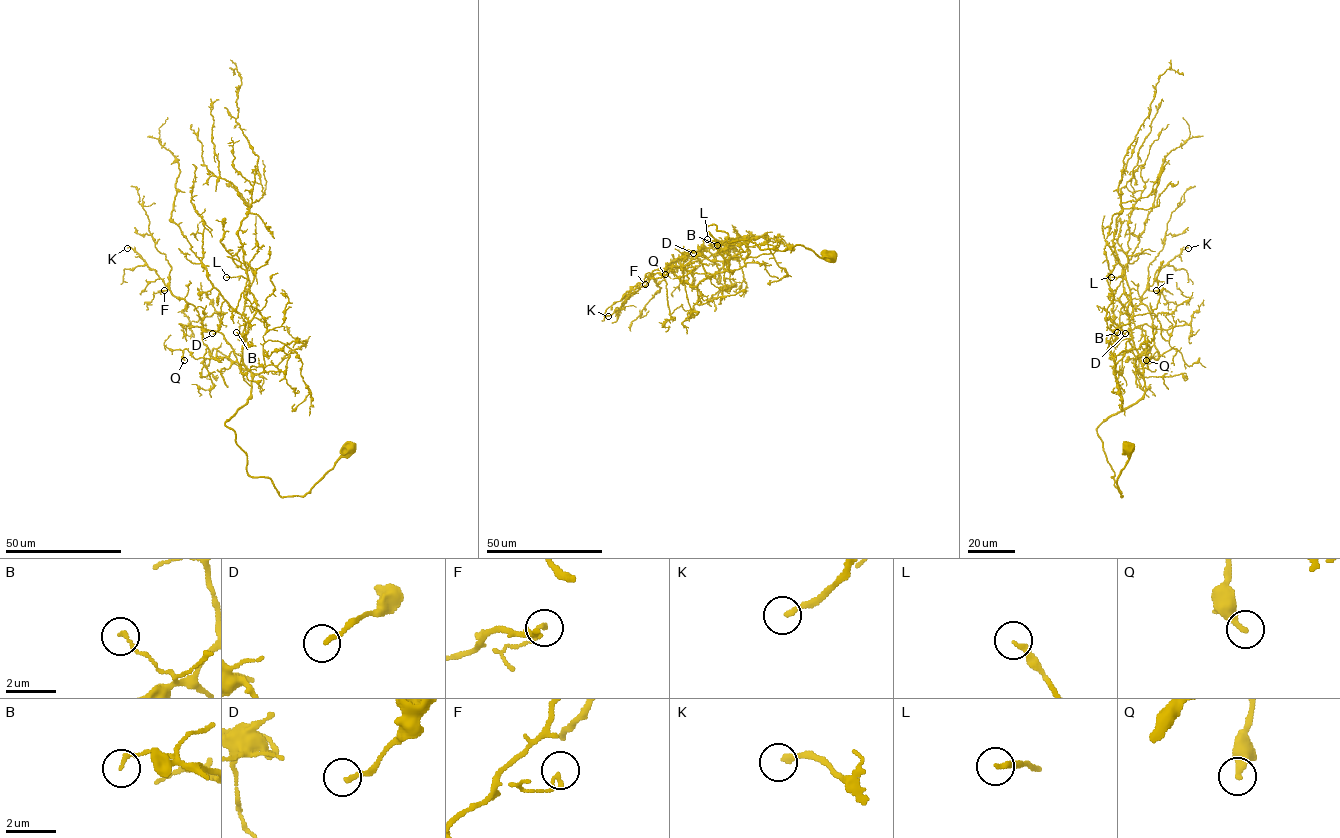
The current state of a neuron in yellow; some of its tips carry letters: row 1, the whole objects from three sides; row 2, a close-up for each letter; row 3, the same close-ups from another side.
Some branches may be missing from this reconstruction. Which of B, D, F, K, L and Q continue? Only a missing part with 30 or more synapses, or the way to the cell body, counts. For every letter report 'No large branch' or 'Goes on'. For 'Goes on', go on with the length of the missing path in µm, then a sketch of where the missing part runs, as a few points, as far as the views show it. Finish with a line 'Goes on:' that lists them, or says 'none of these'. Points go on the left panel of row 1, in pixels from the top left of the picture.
B: No large branch
D: No large branch
F: No large branch
K: No large branch
L: No large branch
Q: No large branch
Goes on: none of these

